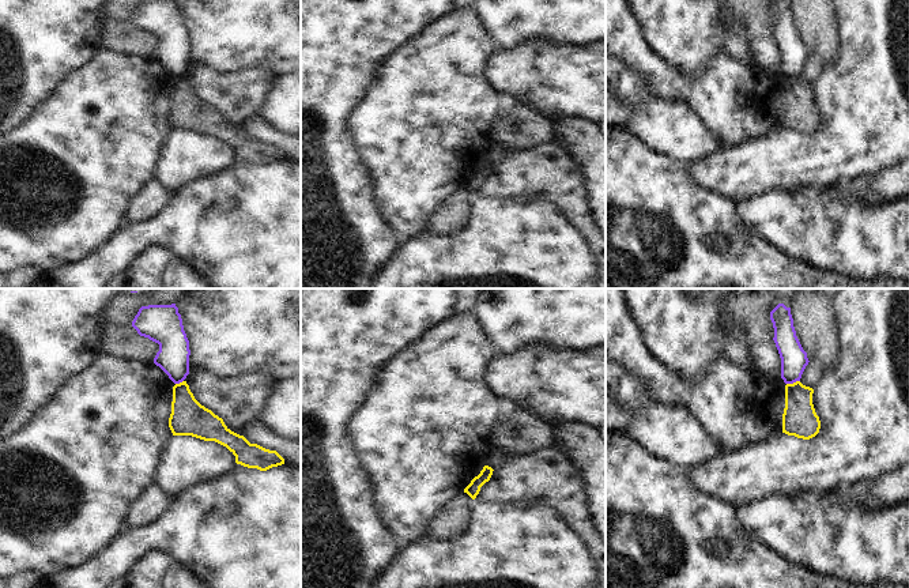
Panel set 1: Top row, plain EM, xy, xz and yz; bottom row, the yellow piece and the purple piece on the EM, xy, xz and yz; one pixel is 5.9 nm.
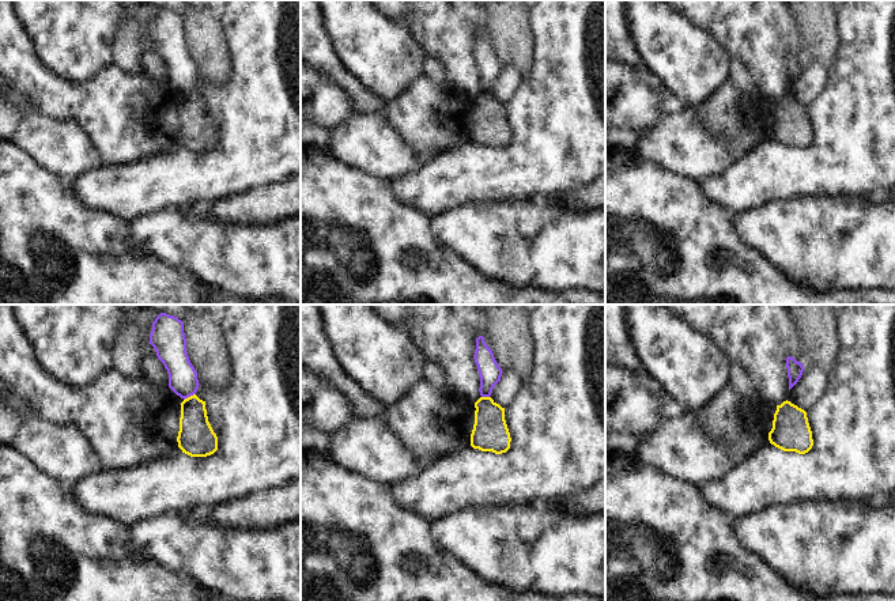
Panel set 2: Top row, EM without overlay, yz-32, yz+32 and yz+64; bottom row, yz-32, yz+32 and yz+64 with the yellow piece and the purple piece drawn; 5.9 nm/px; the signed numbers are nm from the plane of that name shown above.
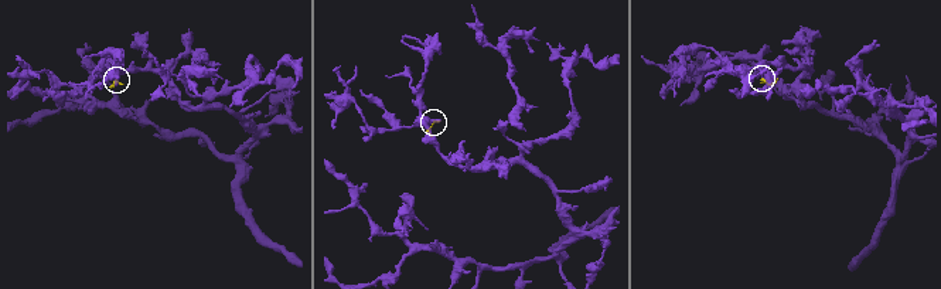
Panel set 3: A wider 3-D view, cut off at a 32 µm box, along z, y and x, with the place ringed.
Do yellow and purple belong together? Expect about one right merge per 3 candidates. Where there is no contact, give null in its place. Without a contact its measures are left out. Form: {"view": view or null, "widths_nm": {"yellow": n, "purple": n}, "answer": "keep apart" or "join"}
{"view": "yz", "widths_nm": {"yellow": 200, "purple": 160}, "answer": "keep apart"}

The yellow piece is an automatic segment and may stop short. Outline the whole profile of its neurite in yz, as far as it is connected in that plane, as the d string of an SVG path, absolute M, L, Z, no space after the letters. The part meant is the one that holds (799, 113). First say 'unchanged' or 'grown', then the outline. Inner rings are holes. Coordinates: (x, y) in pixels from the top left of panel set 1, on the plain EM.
unchanged; M800 76L785 80L782 128L810 135L819 128L821 116L812 99L814 84Z

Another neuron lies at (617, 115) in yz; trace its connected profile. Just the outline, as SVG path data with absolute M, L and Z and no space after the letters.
M615 95L606 98L606 125L627 129L630 109Z

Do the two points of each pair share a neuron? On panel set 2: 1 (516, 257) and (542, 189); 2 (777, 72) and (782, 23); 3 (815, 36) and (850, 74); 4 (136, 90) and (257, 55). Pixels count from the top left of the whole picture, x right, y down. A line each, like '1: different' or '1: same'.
1: different
2: same
3: different
4: different

